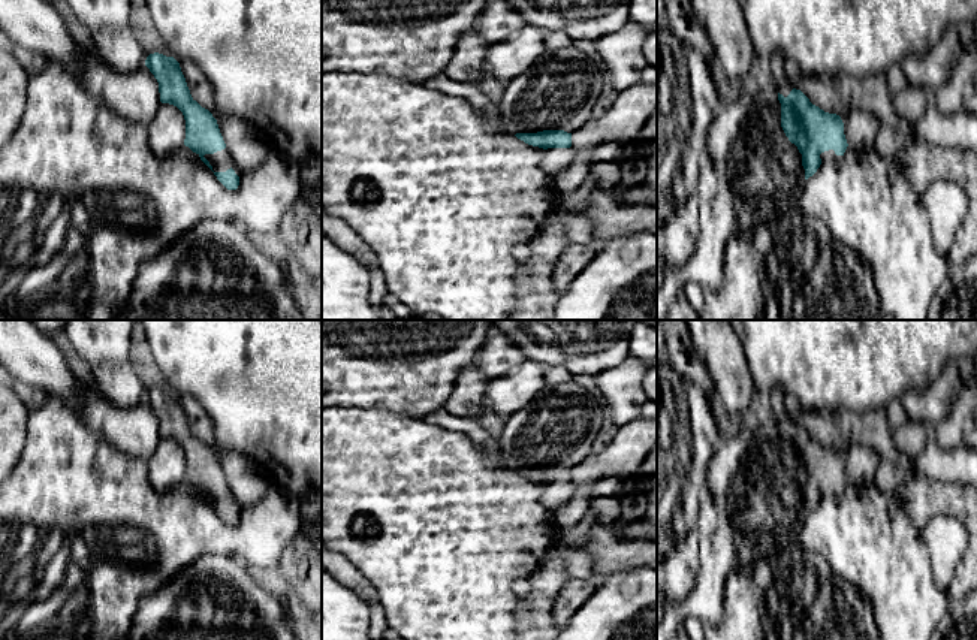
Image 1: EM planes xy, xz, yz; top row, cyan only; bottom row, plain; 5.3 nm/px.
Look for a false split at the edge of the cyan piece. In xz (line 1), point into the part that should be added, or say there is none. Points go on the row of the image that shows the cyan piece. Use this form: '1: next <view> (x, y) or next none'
1: next xz (558, 91)

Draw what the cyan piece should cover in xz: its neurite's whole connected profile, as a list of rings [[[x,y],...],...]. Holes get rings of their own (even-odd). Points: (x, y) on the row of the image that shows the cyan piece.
[[[576,46],[545,49],[525,72],[504,87],[498,114],[509,133],[528,145],[545,150],[542,169],[558,173],[575,160],[572,133],[591,120],[606,84],[600,61],[586,57]]]

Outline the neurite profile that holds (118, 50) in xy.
[[[90,28],[96,57],[111,70],[132,73],[145,64],[147,54],[130,28]]]

